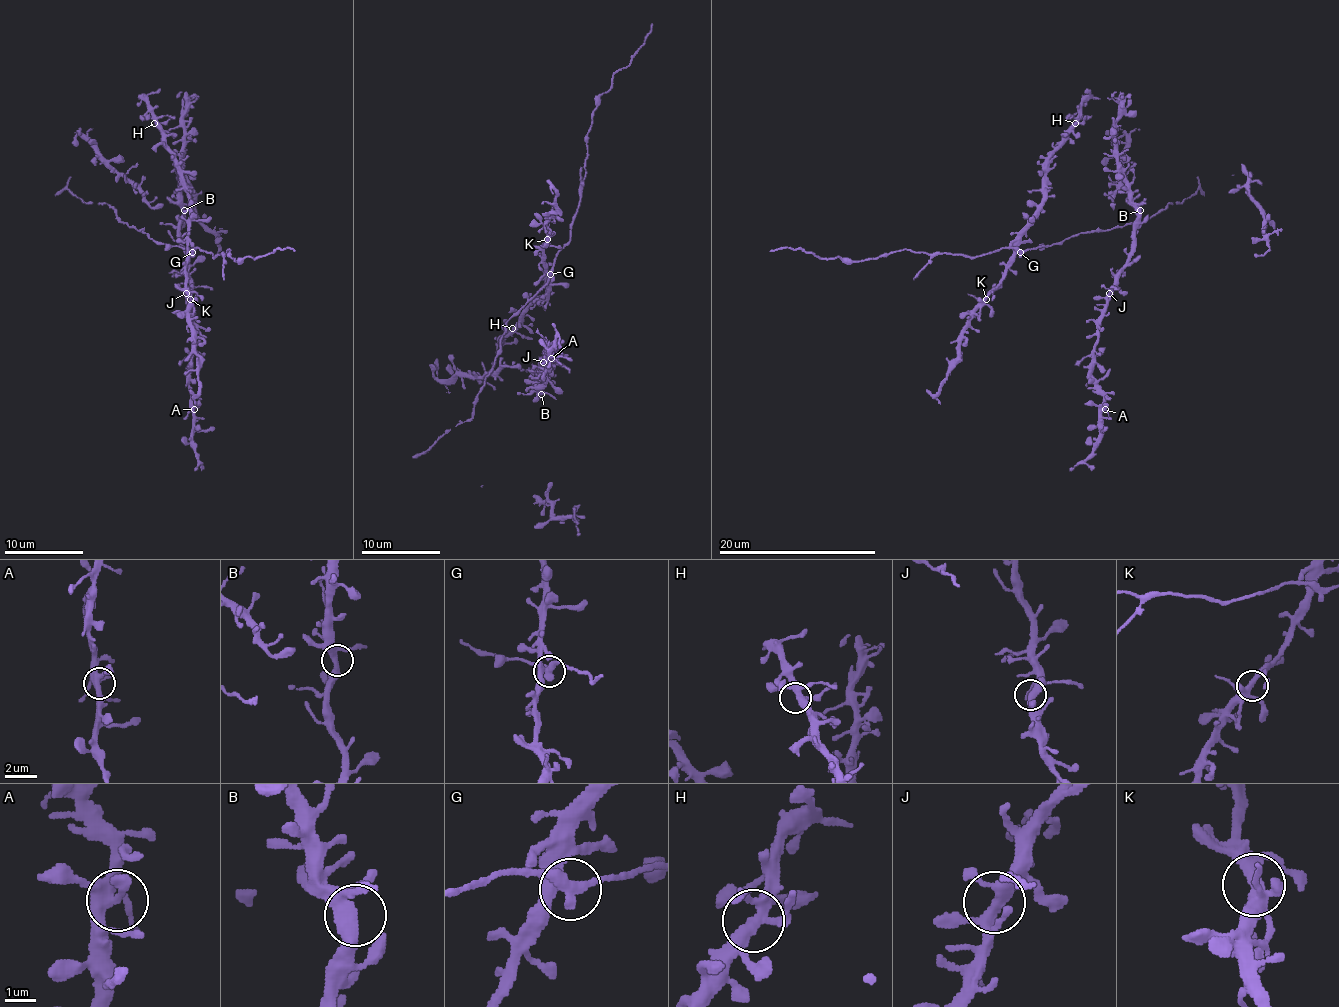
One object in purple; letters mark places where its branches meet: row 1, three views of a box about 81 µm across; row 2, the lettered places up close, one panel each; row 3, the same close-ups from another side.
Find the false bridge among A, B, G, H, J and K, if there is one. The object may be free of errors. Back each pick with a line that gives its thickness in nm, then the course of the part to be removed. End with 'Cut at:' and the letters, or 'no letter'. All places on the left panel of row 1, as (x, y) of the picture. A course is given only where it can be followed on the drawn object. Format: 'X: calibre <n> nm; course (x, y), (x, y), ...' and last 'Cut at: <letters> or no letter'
Cut at: no letter

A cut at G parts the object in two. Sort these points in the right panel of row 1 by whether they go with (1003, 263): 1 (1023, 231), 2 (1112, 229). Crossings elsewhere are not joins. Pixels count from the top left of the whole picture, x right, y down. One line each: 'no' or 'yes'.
1: yes
2: no

